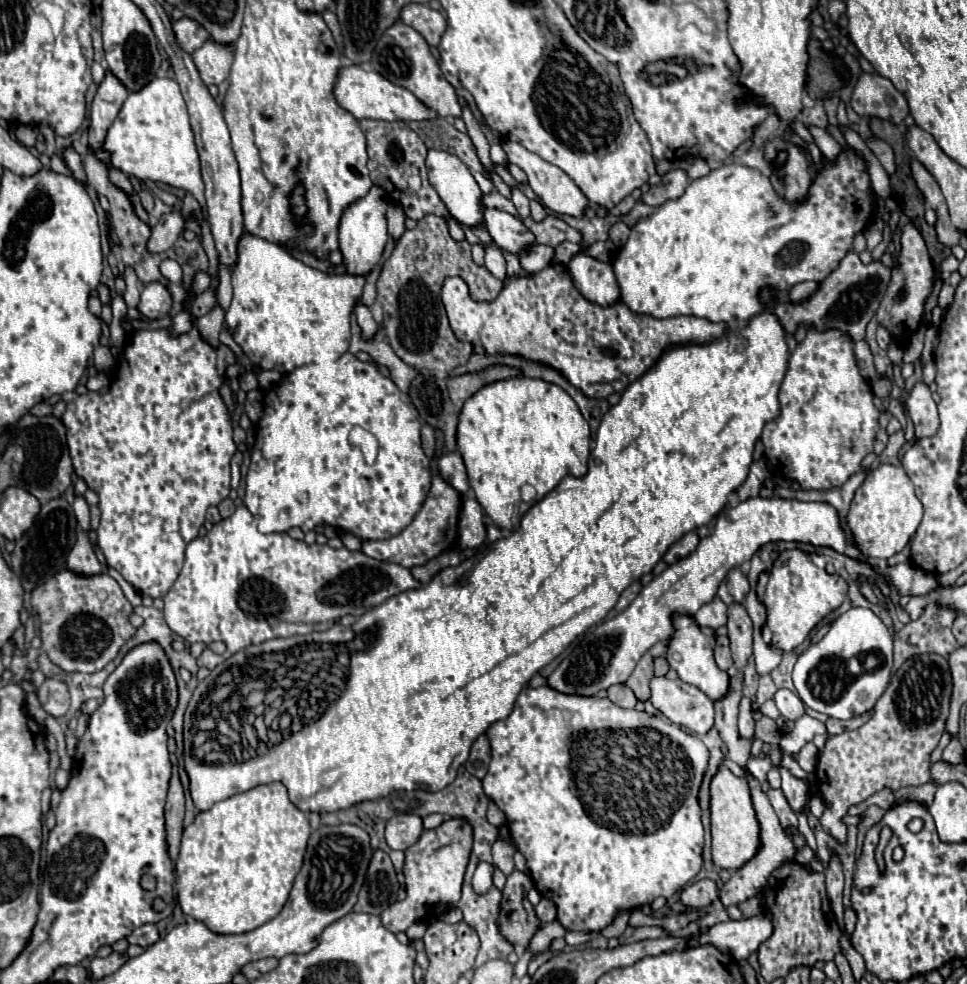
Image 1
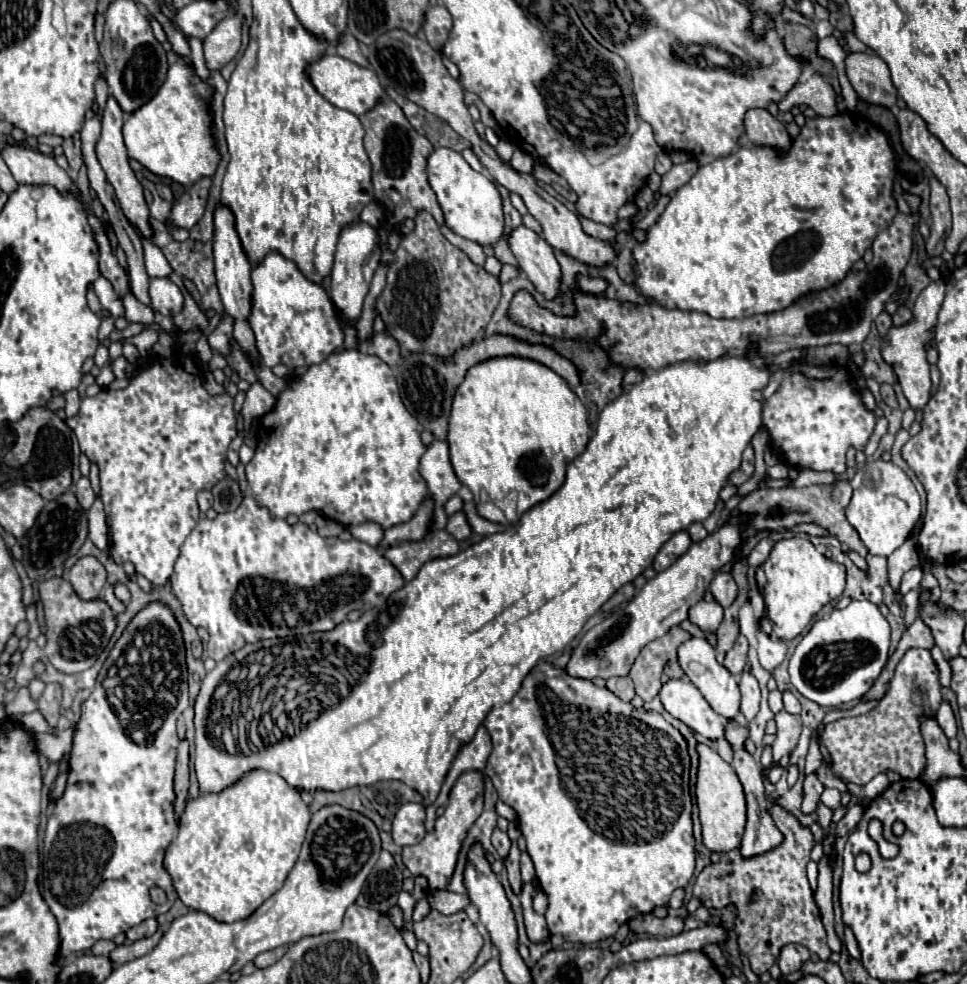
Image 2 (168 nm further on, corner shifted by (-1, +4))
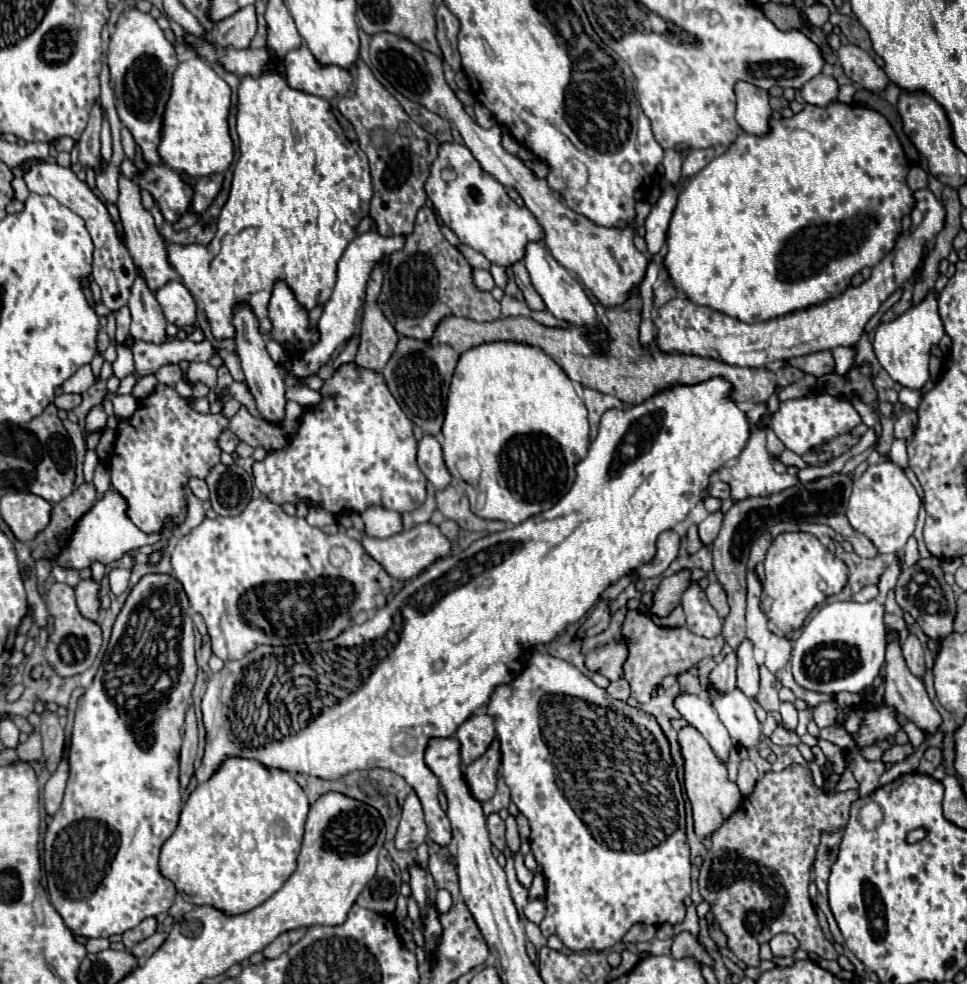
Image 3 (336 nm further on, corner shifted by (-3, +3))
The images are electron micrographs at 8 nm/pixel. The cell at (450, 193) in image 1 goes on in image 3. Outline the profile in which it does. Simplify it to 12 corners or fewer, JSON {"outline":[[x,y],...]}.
{"outline":[[443,143],[425,191],[459,241],[491,263],[543,239],[531,211]]}

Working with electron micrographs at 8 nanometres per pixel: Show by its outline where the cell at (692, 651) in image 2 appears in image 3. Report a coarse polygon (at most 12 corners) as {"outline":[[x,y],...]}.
{"outline":[[739,689],[705,693],[731,739],[747,749],[761,737],[751,699]]}

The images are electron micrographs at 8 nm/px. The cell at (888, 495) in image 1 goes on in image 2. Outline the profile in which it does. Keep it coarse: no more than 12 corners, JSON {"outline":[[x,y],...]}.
{"outline":[[869,460],[851,480],[849,524],[889,556],[921,514],[913,482]]}

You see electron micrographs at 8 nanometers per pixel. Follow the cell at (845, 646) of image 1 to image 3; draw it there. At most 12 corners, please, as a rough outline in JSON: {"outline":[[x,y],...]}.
{"outline":[[893,561],[867,603],[835,601],[793,643],[795,681],[869,689],[885,661]]}

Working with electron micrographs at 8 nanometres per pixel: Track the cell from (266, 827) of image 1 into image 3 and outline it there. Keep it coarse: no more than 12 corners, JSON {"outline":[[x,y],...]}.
{"outline":[[227,759],[183,805],[161,873],[247,913],[295,871],[307,795]]}

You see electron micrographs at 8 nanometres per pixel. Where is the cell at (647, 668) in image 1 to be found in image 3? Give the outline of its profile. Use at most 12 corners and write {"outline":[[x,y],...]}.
{"outline":[[629,611],[625,679],[647,703],[665,675],[717,657],[721,635],[659,627]]}

